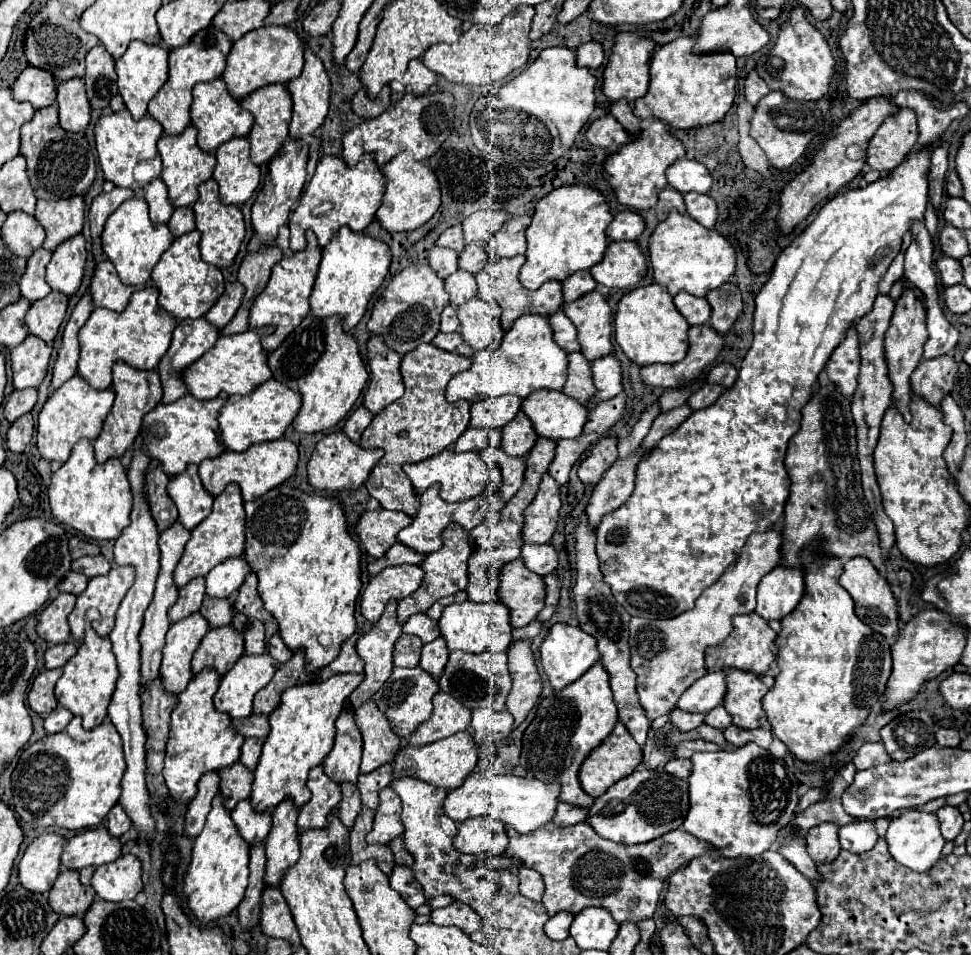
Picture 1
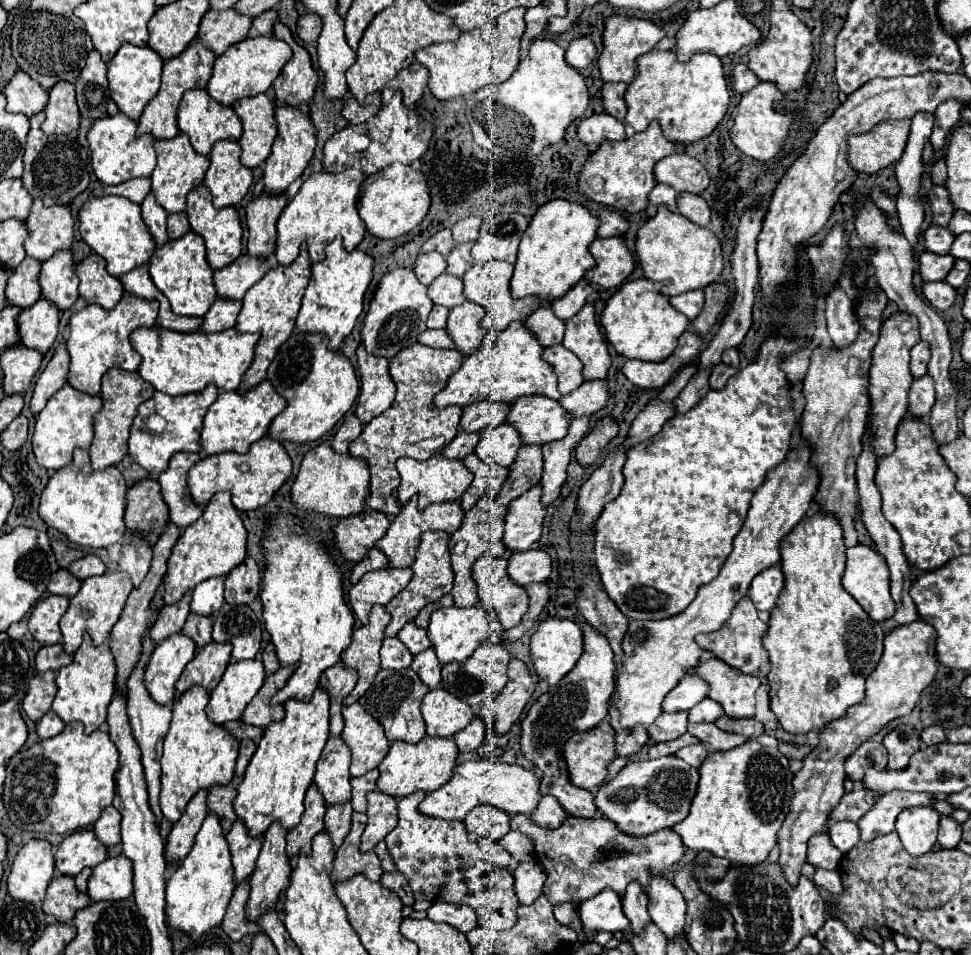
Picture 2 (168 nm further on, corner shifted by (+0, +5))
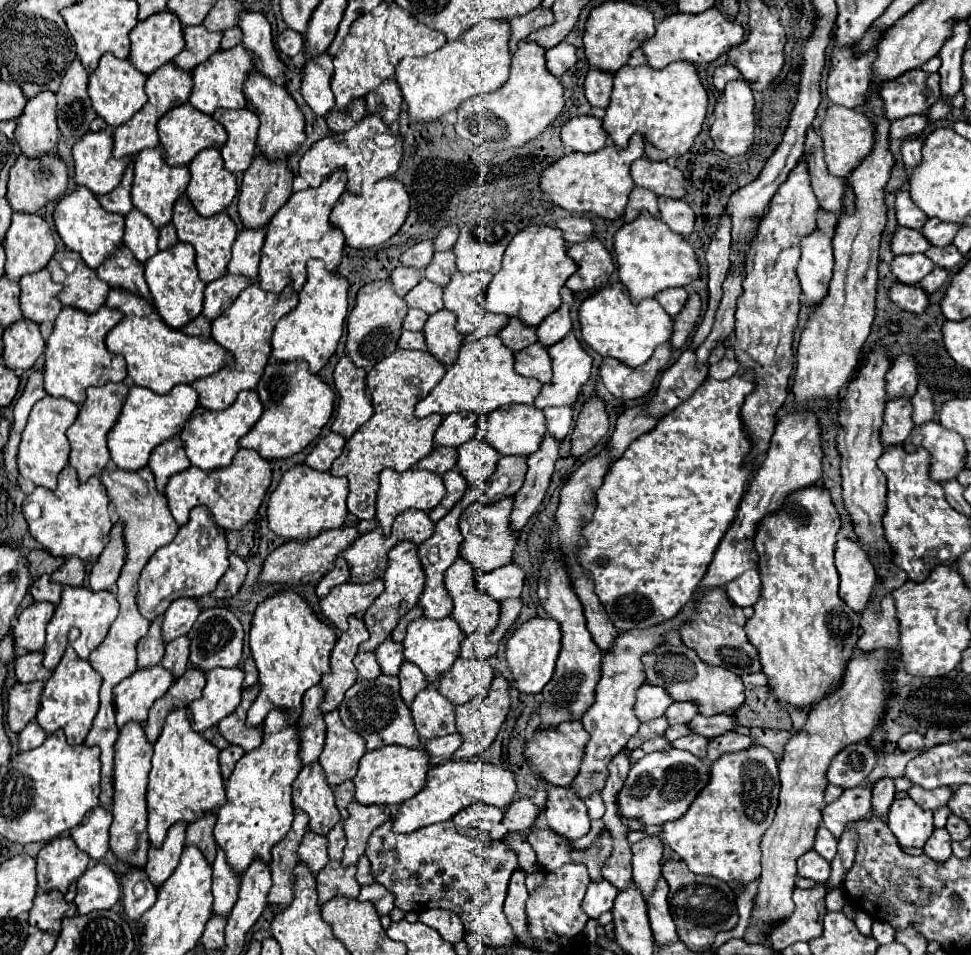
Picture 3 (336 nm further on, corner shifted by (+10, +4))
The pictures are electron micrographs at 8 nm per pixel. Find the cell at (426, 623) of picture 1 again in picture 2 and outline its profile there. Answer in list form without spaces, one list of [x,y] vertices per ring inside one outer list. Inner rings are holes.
[[[413,622],[405,624],[405,626],[401,628],[401,632],[397,634],[397,638],[405,644],[405,648],[407,648],[413,656],[419,654],[419,652],[423,652],[423,650],[427,650],[427,648],[431,646],[431,644],[429,644],[429,638],[427,638],[427,630],[415,626]]]

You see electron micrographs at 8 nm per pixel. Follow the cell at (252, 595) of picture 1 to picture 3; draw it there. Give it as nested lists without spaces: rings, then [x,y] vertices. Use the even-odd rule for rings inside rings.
[[[231,555],[229,561],[231,561],[229,571],[221,577],[221,581],[217,583],[217,589],[211,593],[215,599],[225,599],[225,597],[237,595],[247,577],[247,563],[241,557]]]

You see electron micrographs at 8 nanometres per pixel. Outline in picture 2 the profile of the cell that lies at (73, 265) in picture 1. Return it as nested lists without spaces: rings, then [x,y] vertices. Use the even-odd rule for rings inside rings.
[[[71,250],[67,252],[57,252],[51,260],[41,264],[41,274],[39,274],[39,286],[43,298],[53,302],[59,312],[65,312],[73,306],[73,302],[79,298],[77,286],[79,278],[73,272],[73,254]]]

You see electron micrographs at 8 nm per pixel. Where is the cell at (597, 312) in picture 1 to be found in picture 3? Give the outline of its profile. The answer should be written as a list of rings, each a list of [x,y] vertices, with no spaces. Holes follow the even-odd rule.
[[[569,331],[559,343],[551,345],[549,355],[553,359],[553,381],[543,385],[535,399],[535,407],[545,409],[549,405],[573,403],[581,387],[589,381],[593,359],[577,341],[575,333]]]

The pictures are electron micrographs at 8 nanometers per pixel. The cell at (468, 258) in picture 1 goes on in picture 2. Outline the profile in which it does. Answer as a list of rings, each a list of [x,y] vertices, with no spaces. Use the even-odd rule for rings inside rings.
[[[473,242],[457,244],[457,246],[449,252],[449,256],[447,256],[447,268],[445,268],[445,272],[461,278],[461,276],[473,266],[471,248],[473,248]]]

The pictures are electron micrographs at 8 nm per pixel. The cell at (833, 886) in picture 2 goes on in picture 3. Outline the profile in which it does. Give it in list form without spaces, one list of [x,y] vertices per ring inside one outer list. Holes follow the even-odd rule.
[[[839,887],[827,889],[825,903],[827,903],[827,909],[829,909],[829,911],[841,911],[841,907],[845,905],[845,897],[843,897],[841,889],[839,889]]]

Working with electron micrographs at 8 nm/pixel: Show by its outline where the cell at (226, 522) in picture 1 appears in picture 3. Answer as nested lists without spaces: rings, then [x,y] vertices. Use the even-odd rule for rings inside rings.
[[[195,507],[189,515],[187,525],[183,525],[177,537],[155,551],[139,577],[137,605],[141,613],[153,621],[157,615],[165,613],[167,607],[179,597],[201,597],[213,591],[217,581],[229,569],[229,551],[225,531],[217,527],[207,507]]]

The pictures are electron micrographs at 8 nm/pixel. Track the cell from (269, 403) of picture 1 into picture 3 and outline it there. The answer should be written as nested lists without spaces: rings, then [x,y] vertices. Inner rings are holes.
[[[241,391],[237,401],[223,411],[209,411],[205,407],[197,407],[189,419],[189,423],[181,431],[185,453],[195,467],[203,467],[205,471],[227,467],[233,461],[233,455],[239,451],[239,439],[251,431],[251,427],[263,415],[263,405],[259,401],[257,391]]]

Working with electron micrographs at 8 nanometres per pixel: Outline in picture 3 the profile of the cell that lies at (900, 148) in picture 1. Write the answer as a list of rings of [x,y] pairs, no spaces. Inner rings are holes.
[[[829,105],[827,117],[821,123],[821,139],[823,139],[825,161],[827,161],[829,173],[845,179],[853,173],[853,169],[857,165],[861,165],[865,155],[867,157],[871,155],[873,145],[875,145],[875,125],[867,115],[863,115],[855,109],[847,109],[841,105]]]

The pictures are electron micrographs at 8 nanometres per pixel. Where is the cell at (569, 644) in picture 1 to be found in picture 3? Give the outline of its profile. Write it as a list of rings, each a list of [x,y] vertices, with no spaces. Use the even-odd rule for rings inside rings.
[[[535,617],[523,623],[513,637],[507,641],[507,663],[517,683],[517,689],[523,693],[539,693],[551,679],[555,671],[555,663],[561,651],[561,627],[551,617]]]

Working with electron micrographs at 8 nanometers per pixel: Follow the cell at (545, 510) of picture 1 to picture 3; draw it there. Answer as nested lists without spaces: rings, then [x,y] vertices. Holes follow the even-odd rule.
[[[505,497],[505,499],[497,501],[497,503],[481,507],[469,519],[467,519],[467,509],[461,515],[461,523],[459,523],[461,533],[463,533],[461,555],[469,563],[473,563],[473,567],[479,569],[481,573],[503,567],[505,563],[509,563],[513,559],[513,551],[515,551],[517,541],[519,541],[519,531],[515,531],[513,525],[511,525],[513,503],[515,503],[513,497]]]

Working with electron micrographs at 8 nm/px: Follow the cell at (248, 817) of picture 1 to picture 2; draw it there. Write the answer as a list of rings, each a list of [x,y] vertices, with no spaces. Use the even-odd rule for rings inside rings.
[[[237,820],[231,828],[231,832],[225,836],[229,842],[231,850],[231,862],[233,862],[233,874],[235,874],[235,884],[245,882],[253,870],[255,870],[255,860],[261,850],[261,840],[255,840],[249,836],[247,828],[243,826],[241,820]]]

